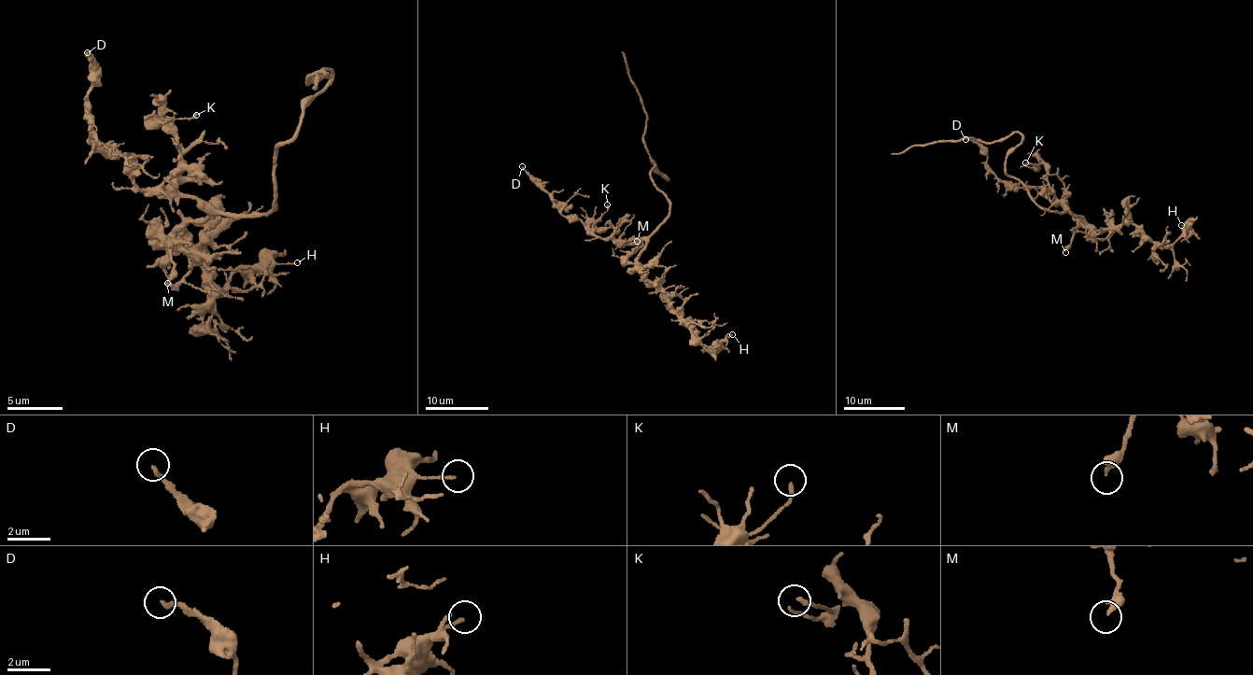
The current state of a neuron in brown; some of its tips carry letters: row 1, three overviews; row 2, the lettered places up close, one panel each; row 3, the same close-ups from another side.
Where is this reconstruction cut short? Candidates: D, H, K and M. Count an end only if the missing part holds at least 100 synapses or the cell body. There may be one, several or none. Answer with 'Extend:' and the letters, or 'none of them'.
Extend: none of them

